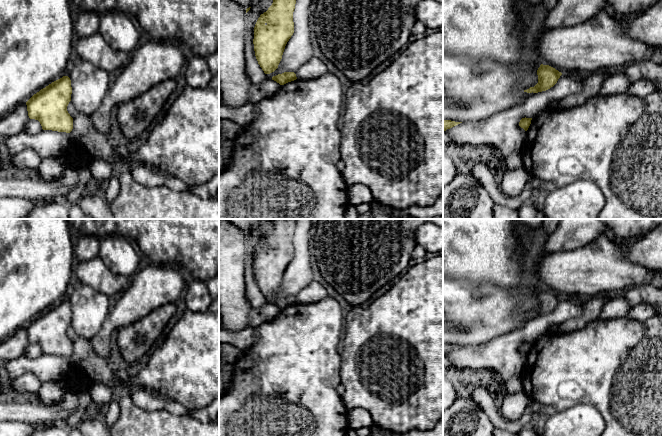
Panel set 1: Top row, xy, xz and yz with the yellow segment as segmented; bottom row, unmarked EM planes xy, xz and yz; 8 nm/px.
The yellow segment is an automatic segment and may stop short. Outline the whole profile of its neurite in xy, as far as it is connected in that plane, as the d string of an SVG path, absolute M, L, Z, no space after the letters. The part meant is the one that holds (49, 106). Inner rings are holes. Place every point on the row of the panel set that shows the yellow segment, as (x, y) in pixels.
M68 76L52 82L26 102L29 118L38 120L43 130L70 133L73 118L68 113L67 106L71 94L71 80Z

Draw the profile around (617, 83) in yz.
M625 68L612 70L611 75L603 82L599 93L602 95L621 94L627 91L630 84Z

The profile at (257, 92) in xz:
M267 79L261 84L252 83L249 89L249 103L258 104L262 99L275 94L280 86L279 83L272 79Z

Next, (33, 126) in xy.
M30 119L26 124L24 132L29 135L34 135L42 131L42 126L38 120Z

